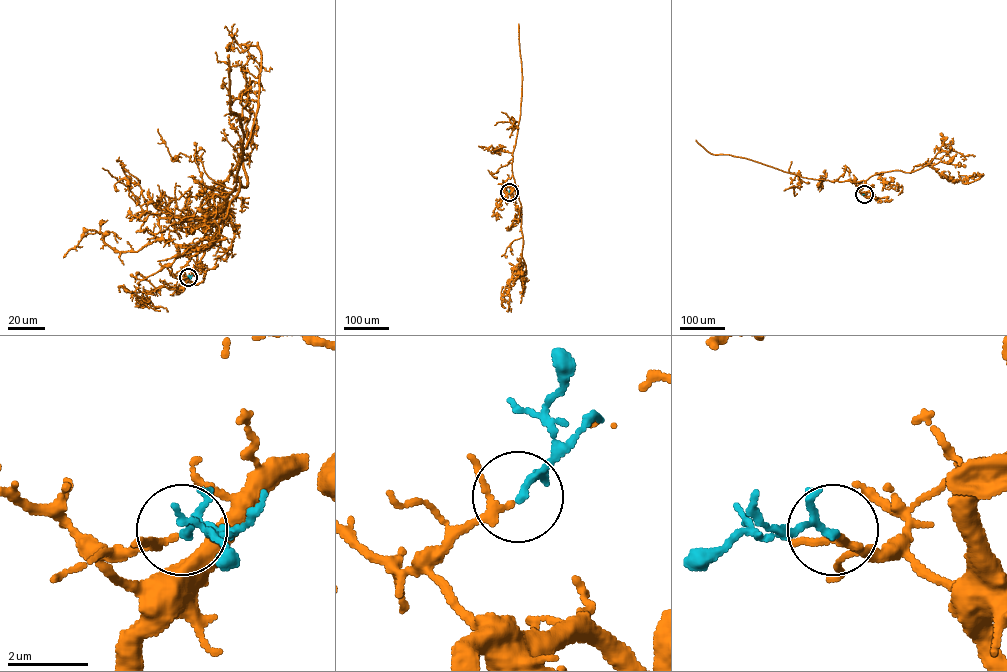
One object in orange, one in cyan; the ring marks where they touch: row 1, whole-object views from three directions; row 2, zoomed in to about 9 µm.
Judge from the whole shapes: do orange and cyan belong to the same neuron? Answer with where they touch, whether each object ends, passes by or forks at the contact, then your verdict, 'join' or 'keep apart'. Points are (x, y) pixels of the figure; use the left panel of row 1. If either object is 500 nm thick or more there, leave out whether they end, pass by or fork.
place (188, 277); orange passes by; cyan passes by; join

